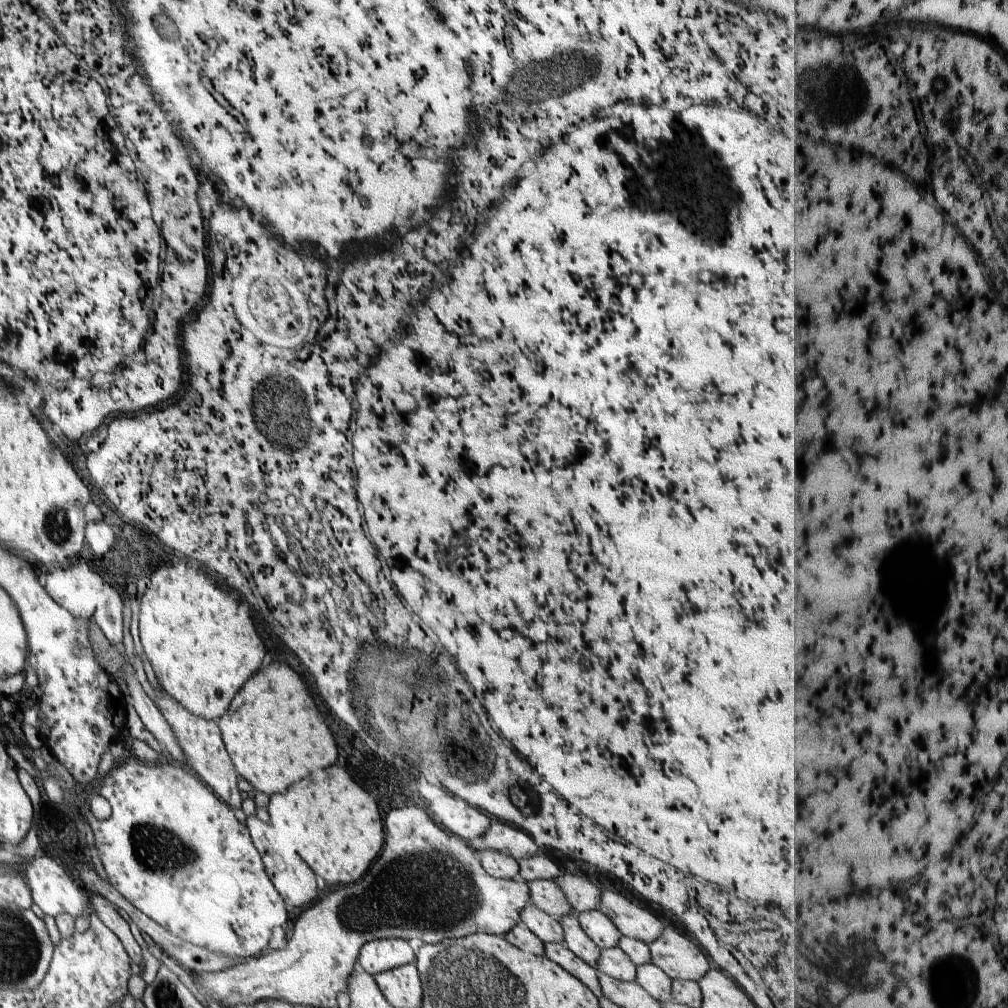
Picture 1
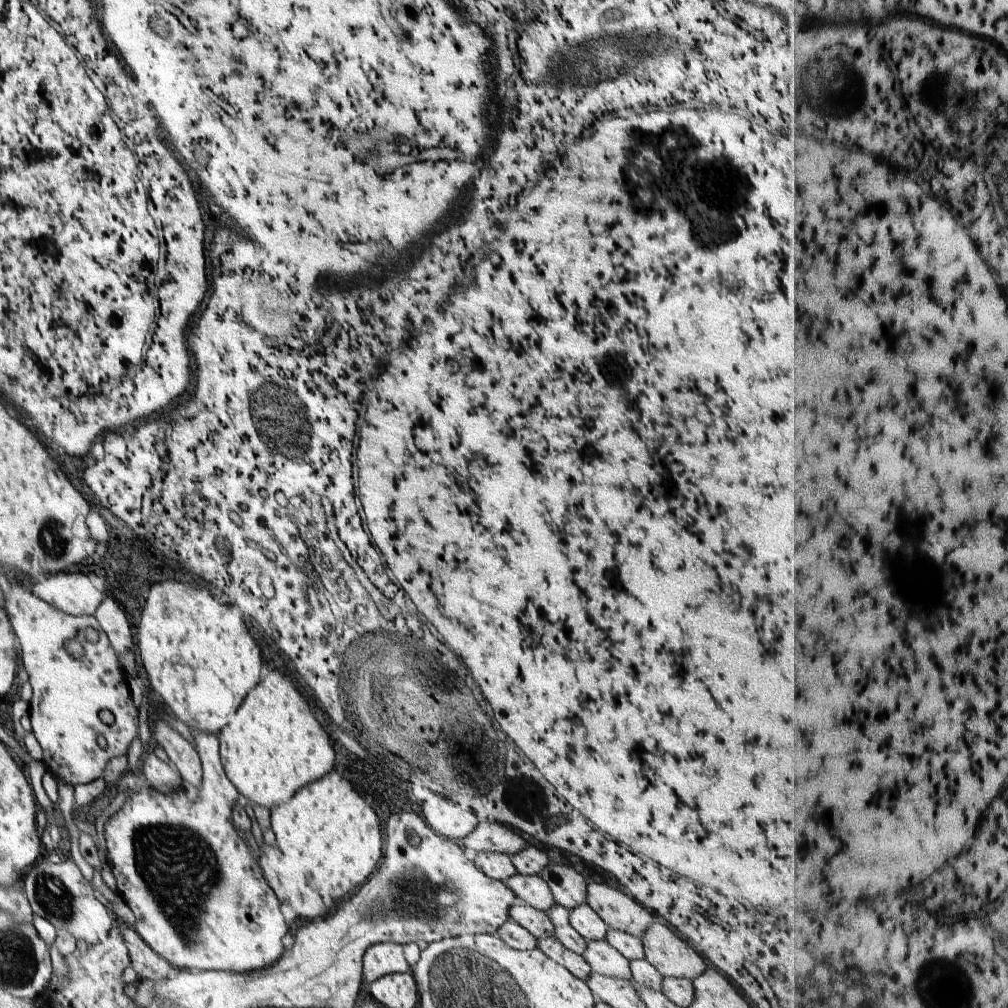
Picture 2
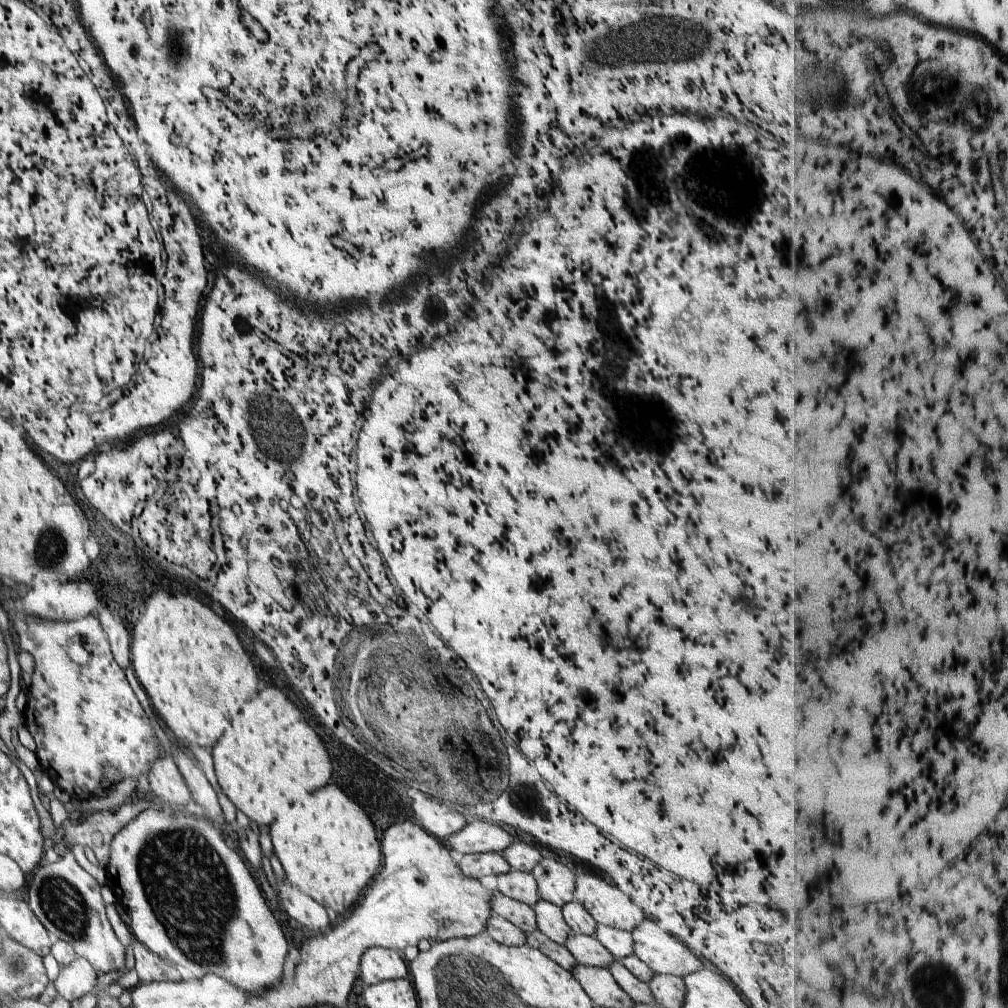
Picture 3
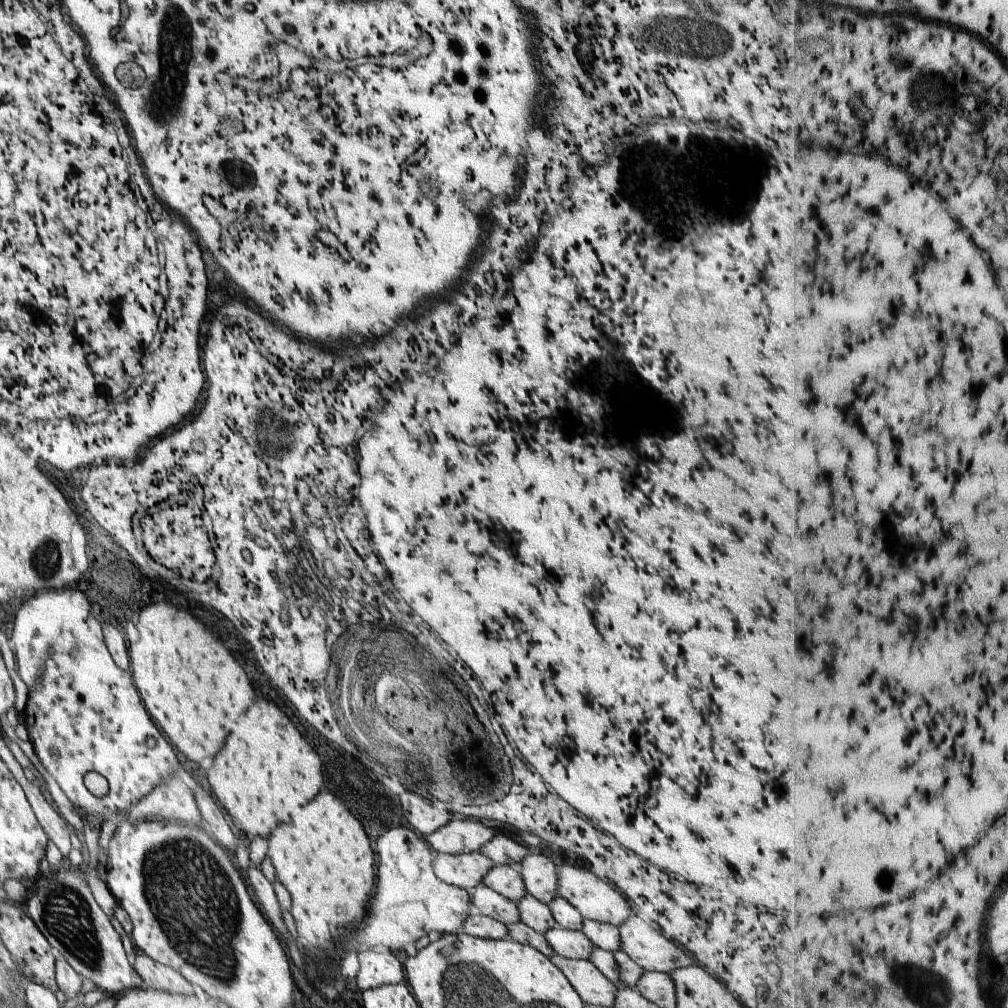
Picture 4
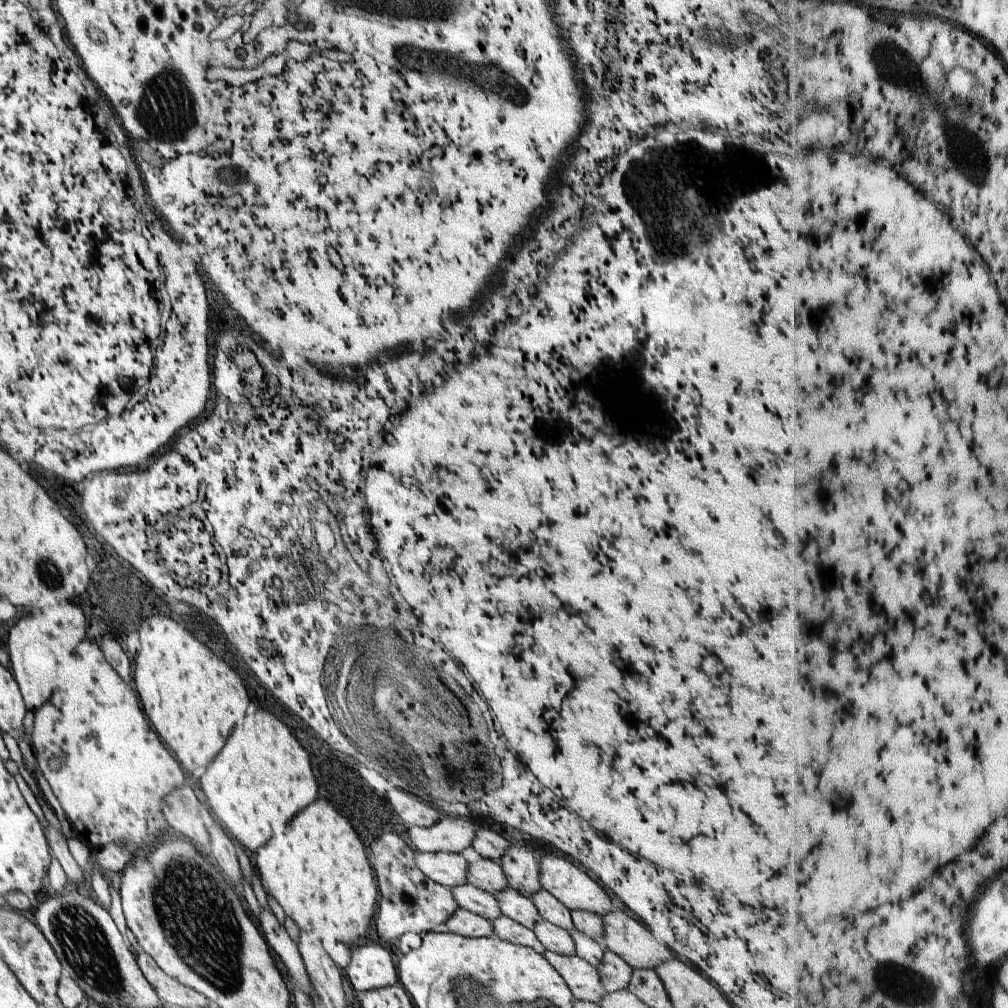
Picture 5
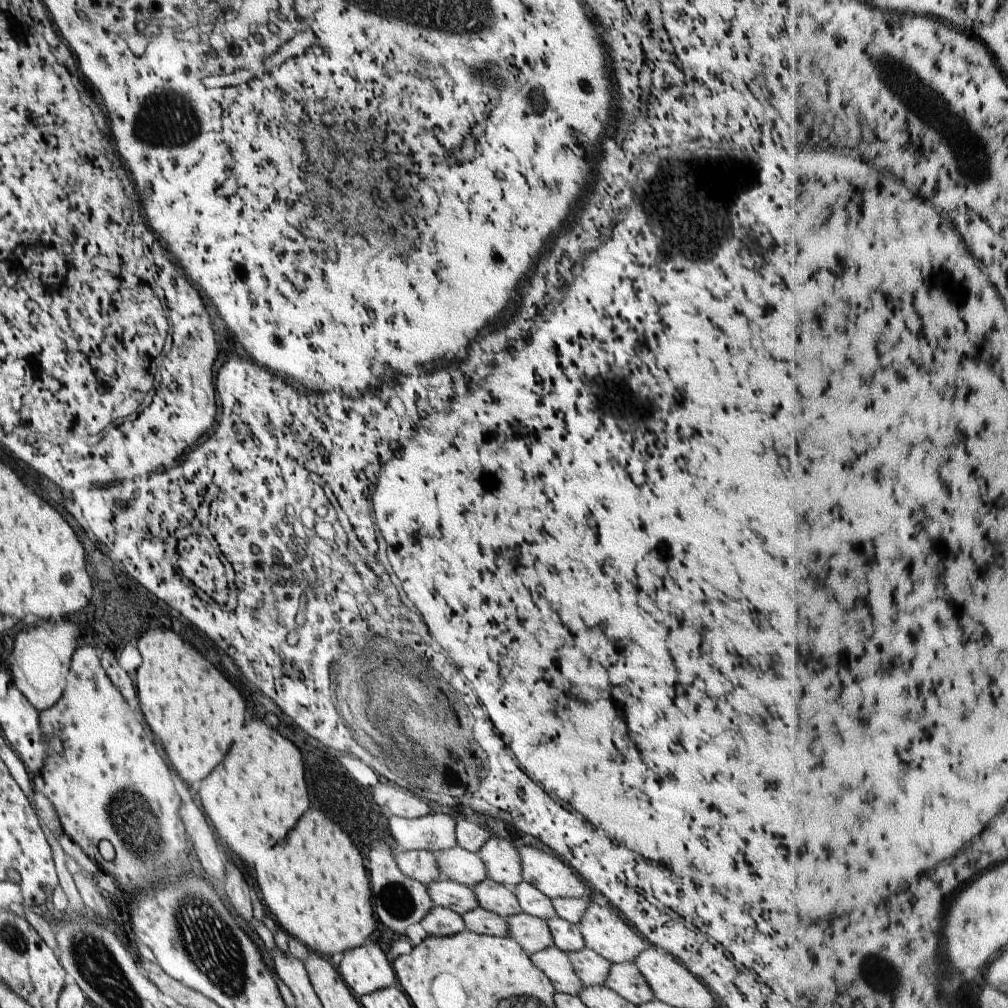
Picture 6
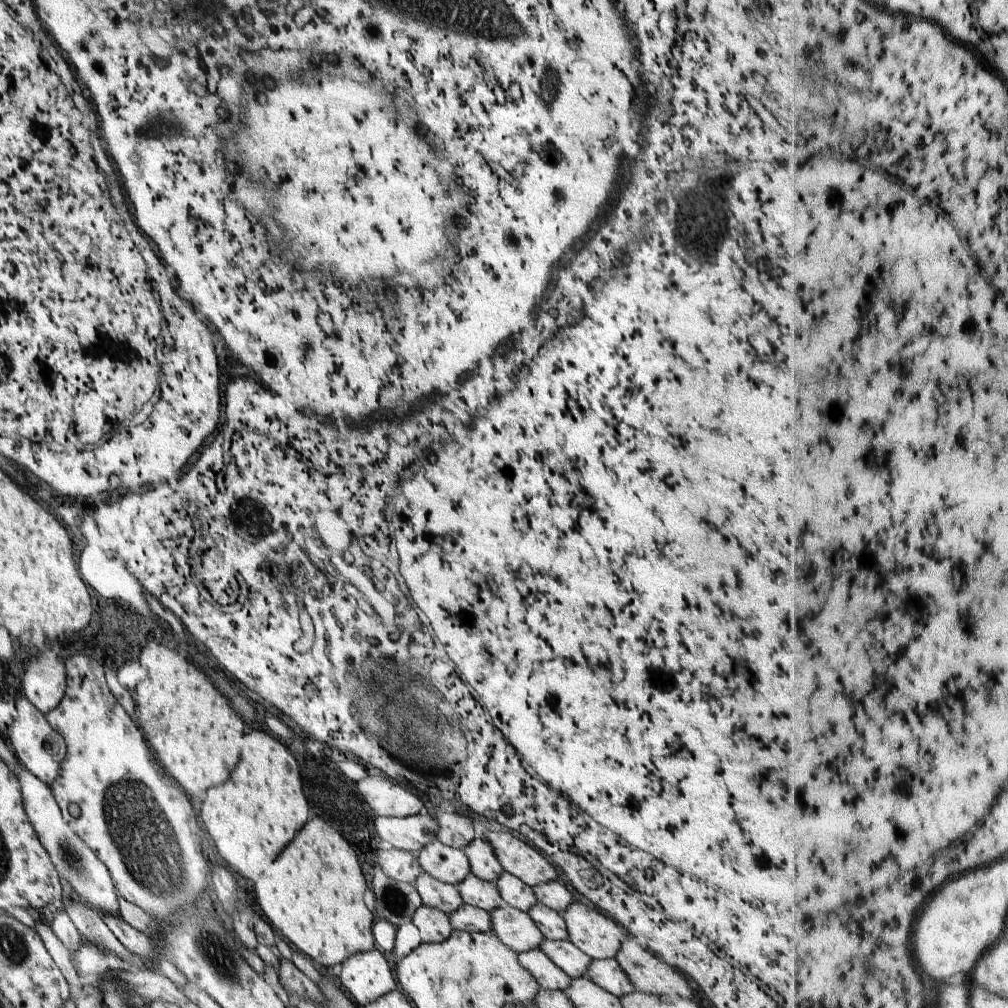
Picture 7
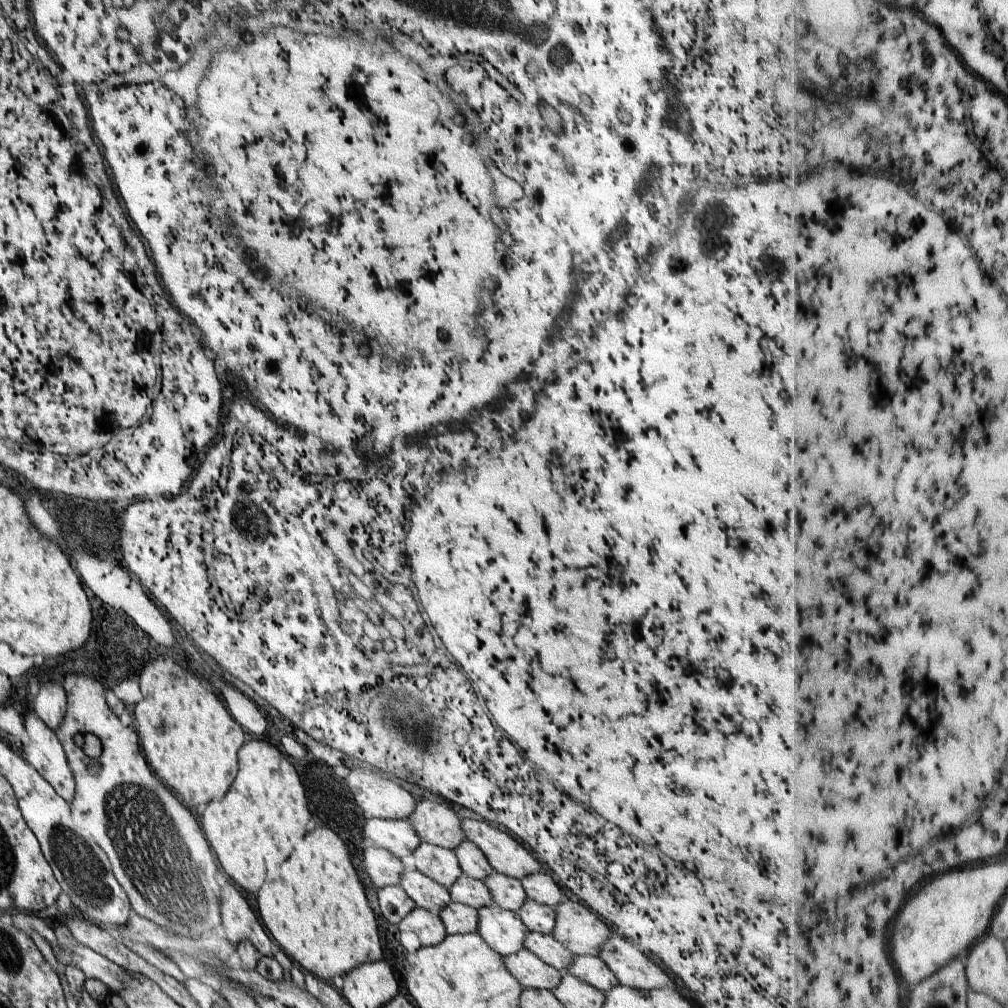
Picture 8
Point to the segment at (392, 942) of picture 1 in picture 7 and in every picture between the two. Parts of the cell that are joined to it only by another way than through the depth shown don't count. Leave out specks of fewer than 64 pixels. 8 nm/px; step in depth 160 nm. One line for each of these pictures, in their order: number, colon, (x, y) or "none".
2: (381, 959)
3: (378, 963)
4: (378, 967)
5: (371, 967)
6: (365, 969)
7: (366, 976)

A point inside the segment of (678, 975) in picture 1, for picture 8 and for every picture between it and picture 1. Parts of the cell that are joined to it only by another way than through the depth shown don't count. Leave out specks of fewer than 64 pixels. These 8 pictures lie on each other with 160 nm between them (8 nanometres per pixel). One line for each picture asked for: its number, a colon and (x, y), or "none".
2: (664, 949)
3: (653, 945)
4: (642, 941)
5: (626, 936)
6: (604, 931)
7: (593, 932)
8: (577, 928)

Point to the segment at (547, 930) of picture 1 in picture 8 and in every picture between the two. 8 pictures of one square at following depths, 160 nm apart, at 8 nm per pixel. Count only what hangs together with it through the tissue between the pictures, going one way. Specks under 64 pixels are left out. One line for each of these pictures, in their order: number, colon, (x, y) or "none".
2: (537, 922)
3: (521, 915)
4: (485, 900)
5: (469, 897)
6: (446, 893)
7: (446, 897)
8: (426, 893)

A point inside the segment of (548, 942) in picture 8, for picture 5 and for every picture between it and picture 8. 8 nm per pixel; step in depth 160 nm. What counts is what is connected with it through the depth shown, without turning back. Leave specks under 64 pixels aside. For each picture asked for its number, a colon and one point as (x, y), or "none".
5: (615, 973)
6: (591, 968)
7: (567, 956)

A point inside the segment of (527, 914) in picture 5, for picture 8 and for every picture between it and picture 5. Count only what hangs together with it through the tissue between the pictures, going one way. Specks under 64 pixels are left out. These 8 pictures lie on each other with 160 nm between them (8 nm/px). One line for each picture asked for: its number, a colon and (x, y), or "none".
6: (494, 897)
7: (483, 894)
8: (472, 892)

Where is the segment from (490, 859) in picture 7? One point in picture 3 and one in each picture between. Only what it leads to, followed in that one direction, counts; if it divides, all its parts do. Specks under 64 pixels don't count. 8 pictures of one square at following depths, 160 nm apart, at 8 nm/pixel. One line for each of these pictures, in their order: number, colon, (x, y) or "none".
3: (555, 880)
4: (540, 874)
5: (520, 864)
6: (501, 859)

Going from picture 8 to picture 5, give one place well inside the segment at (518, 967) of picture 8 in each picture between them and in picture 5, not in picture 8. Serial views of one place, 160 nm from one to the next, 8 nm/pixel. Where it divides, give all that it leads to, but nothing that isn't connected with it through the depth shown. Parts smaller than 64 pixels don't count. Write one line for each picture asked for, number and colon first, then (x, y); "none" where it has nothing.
5: (583, 979)
6: (553, 962)
7: (551, 977)

